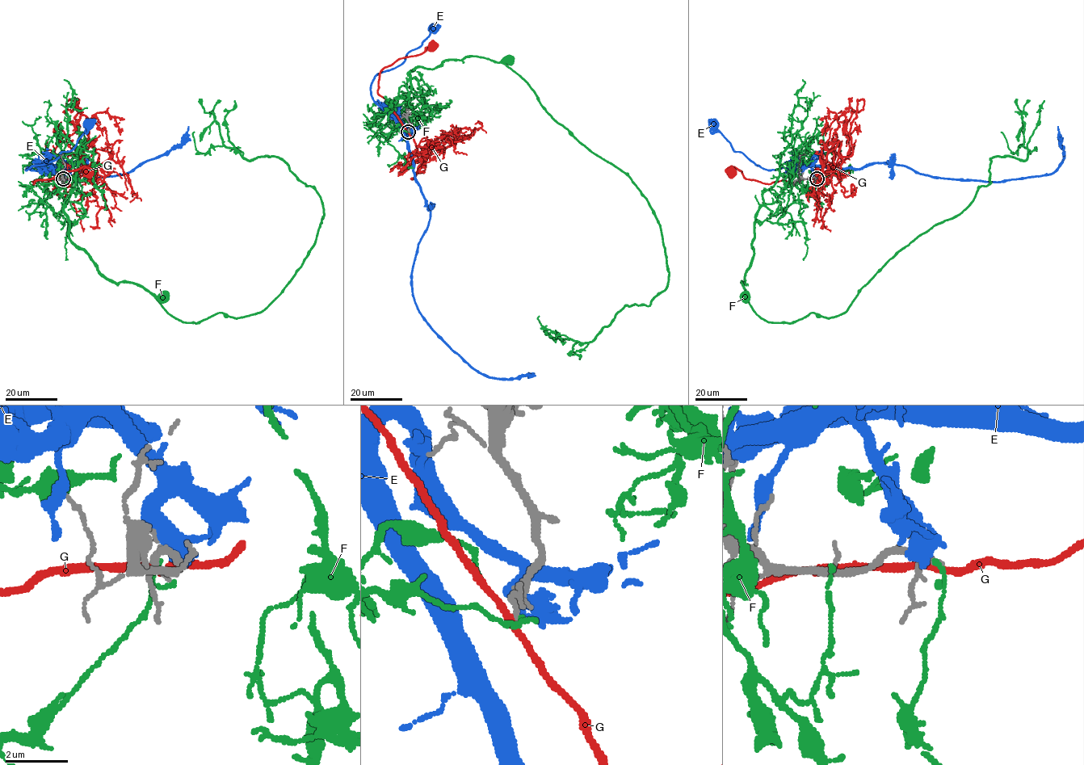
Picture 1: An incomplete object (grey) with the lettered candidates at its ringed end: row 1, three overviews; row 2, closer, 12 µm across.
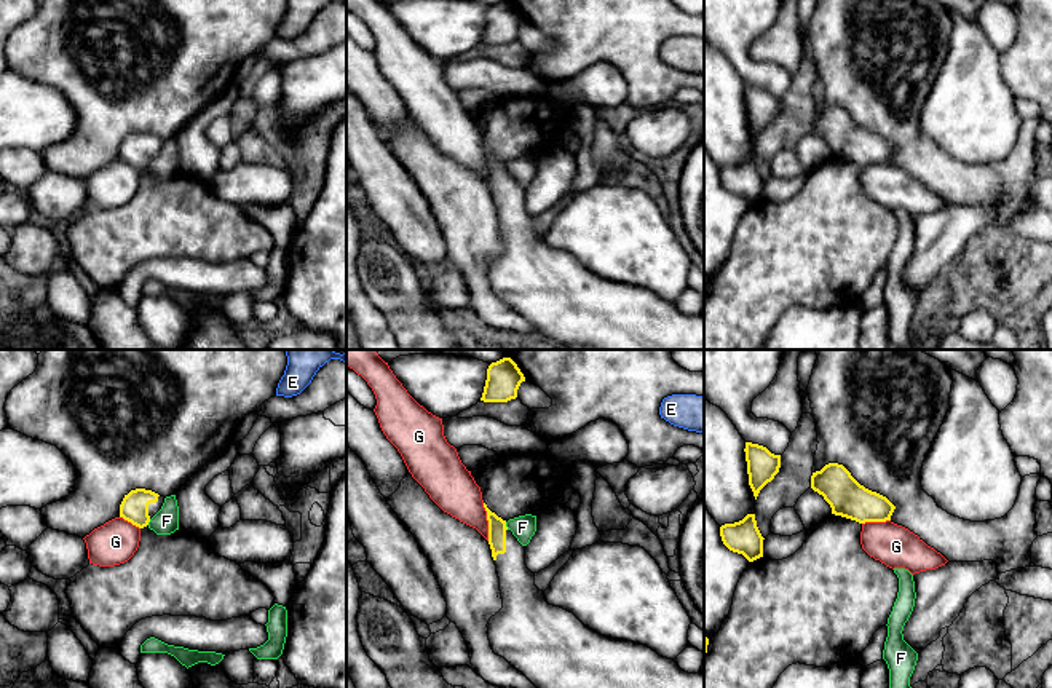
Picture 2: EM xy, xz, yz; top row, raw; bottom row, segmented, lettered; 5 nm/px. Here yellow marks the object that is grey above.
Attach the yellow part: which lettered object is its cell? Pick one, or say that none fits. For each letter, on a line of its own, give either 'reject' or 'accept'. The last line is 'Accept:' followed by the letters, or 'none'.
E: reject
F: reject
G: reject
Accept: none

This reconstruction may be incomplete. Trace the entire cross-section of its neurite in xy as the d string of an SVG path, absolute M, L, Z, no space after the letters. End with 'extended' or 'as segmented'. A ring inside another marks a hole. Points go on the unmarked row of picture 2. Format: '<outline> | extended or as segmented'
M145 131L131 132L120 147L120 160L132 168L144 171L161 152L164 139Z | extended

